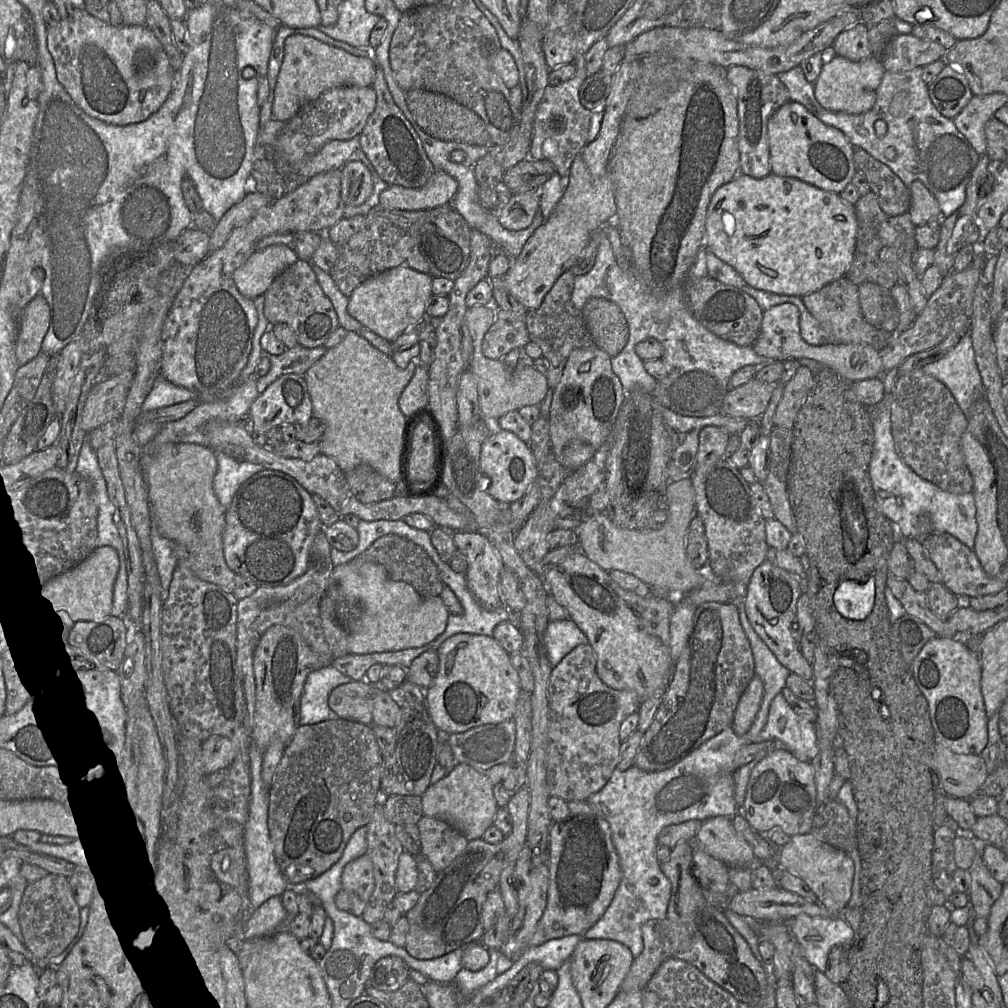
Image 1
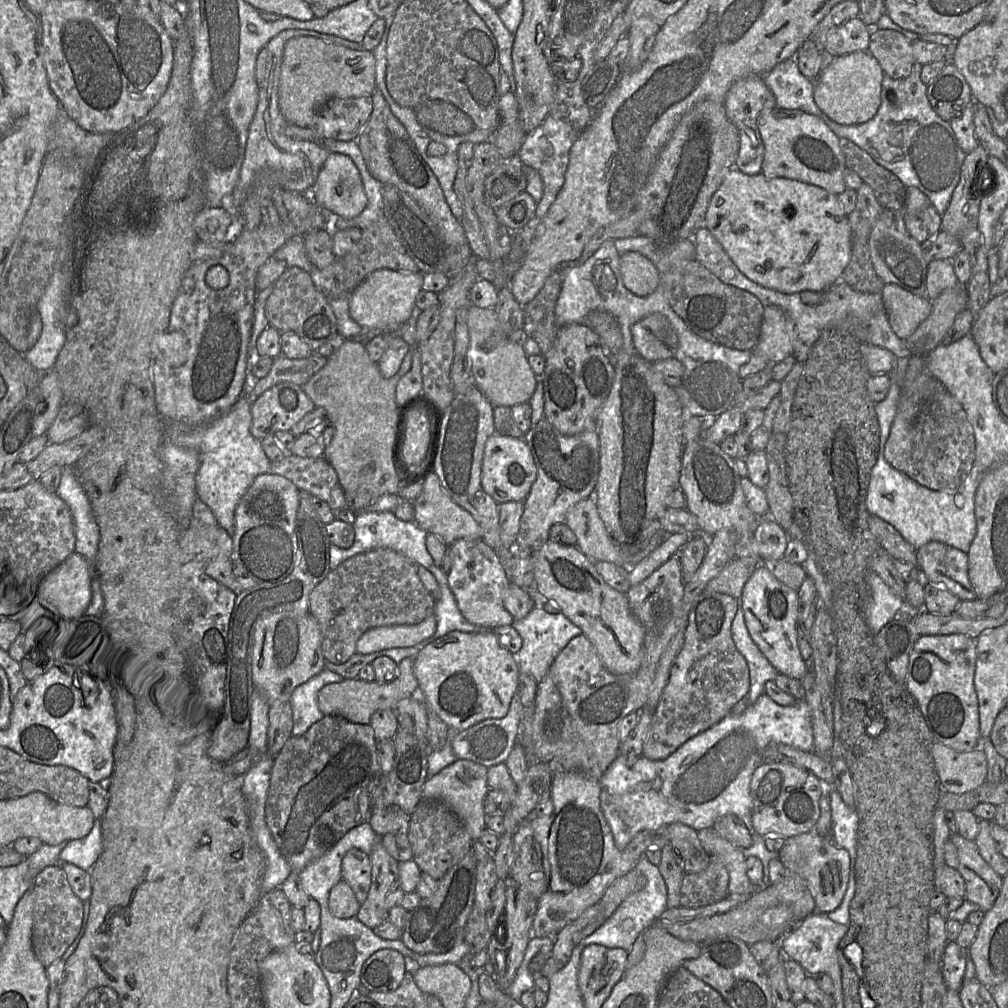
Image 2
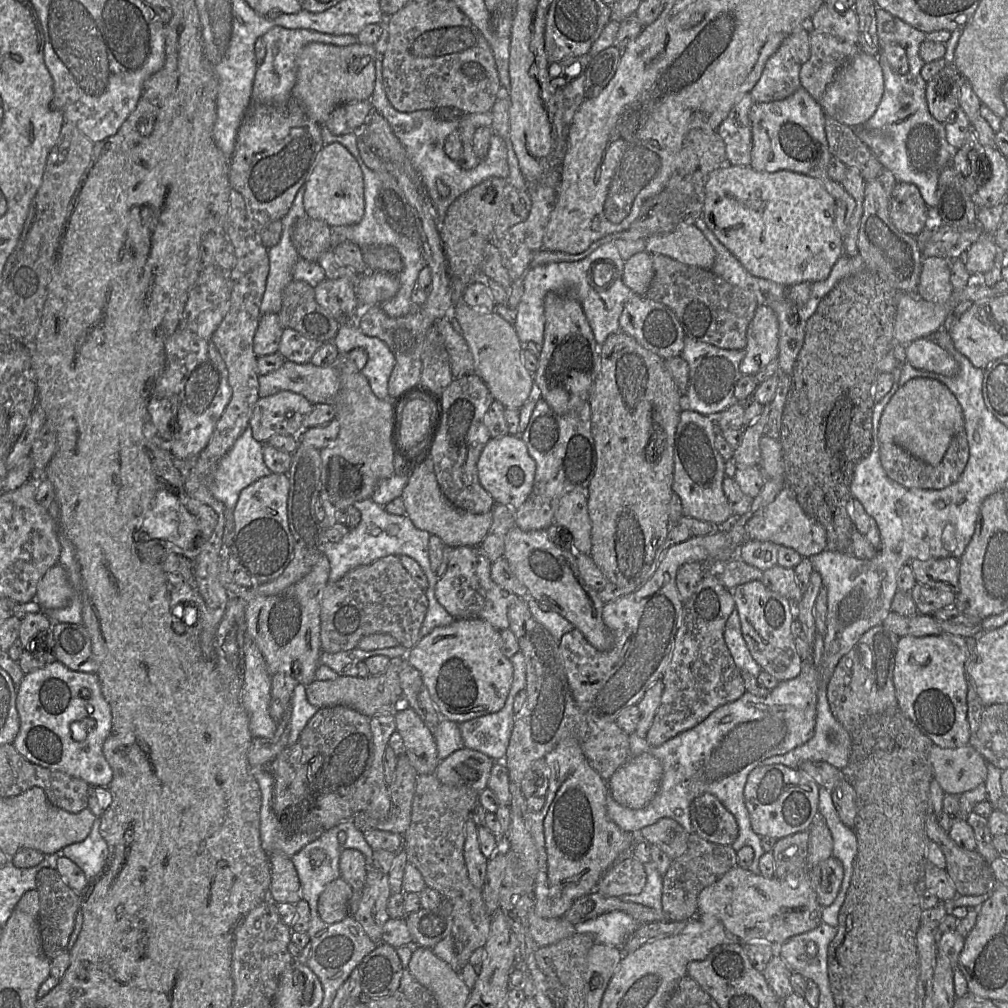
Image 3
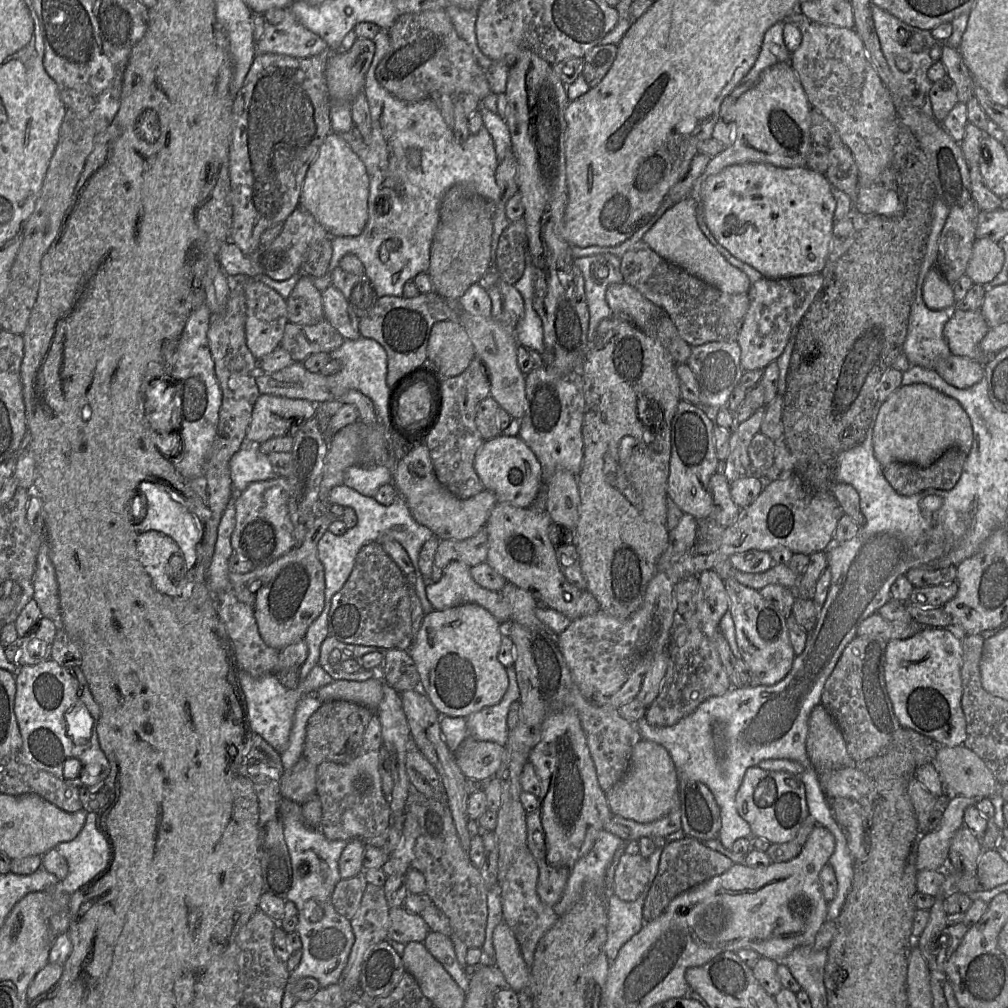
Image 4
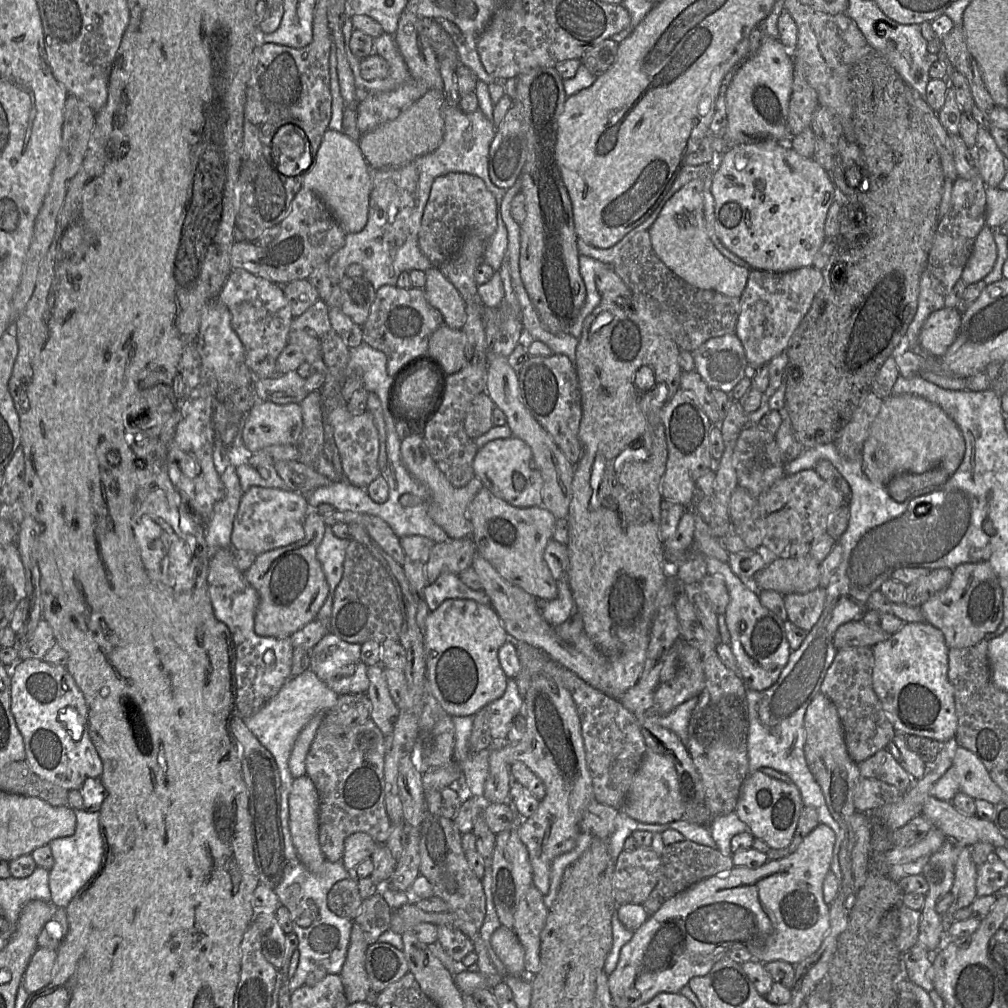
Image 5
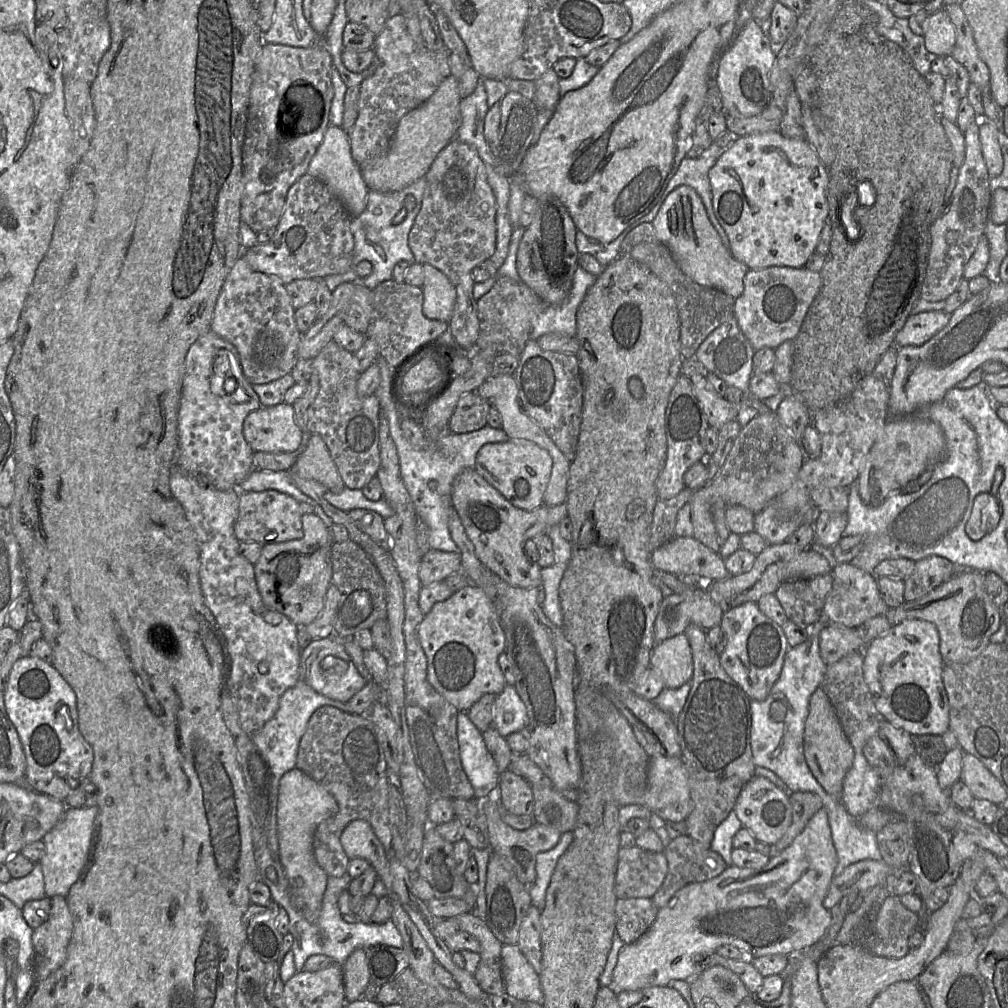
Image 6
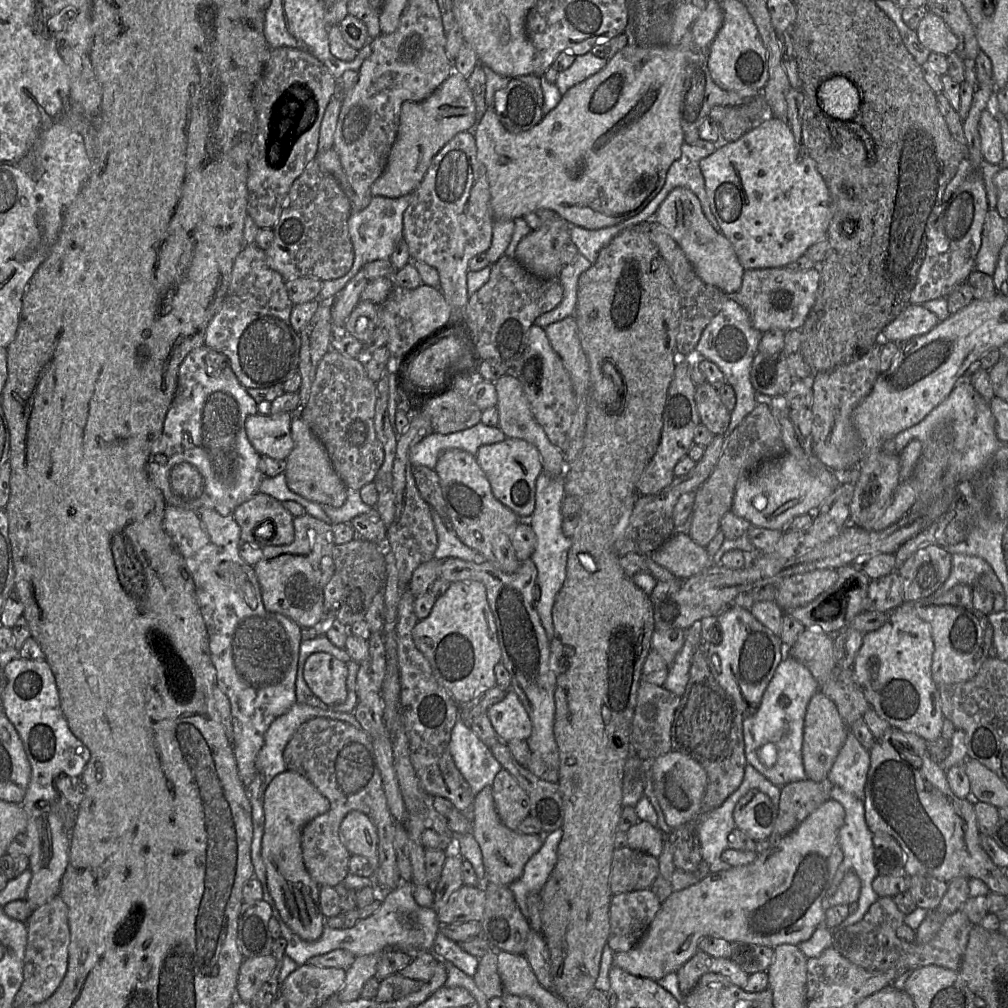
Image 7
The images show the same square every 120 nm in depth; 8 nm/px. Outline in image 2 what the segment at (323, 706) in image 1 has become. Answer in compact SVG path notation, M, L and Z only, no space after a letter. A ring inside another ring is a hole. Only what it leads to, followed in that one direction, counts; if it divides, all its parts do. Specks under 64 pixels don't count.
M325 668L321 673L295 689L291 697L293 736L303 735L315 722L325 716L318 708L318 692L325 685L339 683L344 679L341 675Z

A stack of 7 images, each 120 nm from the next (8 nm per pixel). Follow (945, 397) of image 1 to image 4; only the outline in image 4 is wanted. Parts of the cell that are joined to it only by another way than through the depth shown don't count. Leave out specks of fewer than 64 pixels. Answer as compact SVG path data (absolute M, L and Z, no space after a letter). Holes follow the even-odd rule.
M950 448L927 468L892 462L883 467L883 475L902 496L912 496L931 488L951 490L961 476L966 458L960 449Z

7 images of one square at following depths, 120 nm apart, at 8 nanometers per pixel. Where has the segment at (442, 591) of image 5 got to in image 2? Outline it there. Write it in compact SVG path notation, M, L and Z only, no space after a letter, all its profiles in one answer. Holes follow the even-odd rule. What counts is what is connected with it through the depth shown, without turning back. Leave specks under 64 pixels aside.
M458 539L449 547L452 566L447 574L448 585L463 617L471 624L491 630L511 626L514 619L503 604L509 580L494 550L482 539Z

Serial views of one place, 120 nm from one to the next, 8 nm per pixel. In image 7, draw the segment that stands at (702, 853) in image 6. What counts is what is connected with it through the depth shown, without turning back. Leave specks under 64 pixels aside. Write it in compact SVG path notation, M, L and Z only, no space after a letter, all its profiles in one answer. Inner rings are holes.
M665 840L663 851L657 859L659 873L651 886L651 890L661 903L672 893L698 883L711 873L709 865L704 861L693 871L677 868L673 863L672 844L668 840Z

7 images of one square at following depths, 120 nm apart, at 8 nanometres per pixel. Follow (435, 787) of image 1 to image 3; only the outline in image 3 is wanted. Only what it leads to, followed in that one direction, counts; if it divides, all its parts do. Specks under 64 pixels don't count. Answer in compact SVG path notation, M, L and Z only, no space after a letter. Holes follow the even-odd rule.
M464 747L440 761L434 775L444 784L480 793L487 788L494 763L485 754Z

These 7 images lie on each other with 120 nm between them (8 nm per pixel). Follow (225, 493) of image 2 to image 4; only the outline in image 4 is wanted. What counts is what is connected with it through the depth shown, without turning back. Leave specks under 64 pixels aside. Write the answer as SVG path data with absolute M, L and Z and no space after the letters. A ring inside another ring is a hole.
M245 442L230 461L230 477L234 495L243 492L253 482L270 480L277 476L268 455L249 442Z

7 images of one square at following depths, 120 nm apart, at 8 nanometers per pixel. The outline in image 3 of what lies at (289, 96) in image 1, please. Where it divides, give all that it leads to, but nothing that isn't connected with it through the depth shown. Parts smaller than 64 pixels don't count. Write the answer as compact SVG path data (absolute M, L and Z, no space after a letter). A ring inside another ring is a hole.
M360 42L350 46L308 43L297 55L296 79L291 97L302 105L312 121L323 125L337 106L370 100L376 80L375 61L374 46Z

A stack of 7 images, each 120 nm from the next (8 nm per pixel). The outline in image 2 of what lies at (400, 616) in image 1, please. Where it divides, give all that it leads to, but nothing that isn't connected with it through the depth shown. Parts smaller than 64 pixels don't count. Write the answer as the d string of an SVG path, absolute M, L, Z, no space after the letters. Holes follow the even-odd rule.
M432 614L416 625L372 628L357 641L356 653L370 654L391 648L412 647L433 636L436 627L437 621Z

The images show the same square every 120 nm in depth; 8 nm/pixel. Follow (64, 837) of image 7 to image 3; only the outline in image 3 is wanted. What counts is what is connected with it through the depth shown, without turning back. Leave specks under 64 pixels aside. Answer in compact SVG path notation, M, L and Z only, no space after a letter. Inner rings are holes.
M59 661L25 674L17 687L16 710L19 732L12 745L28 761L84 780L89 785L108 787L113 770L103 753L103 745L112 729L111 708L105 700L96 673L74 671Z

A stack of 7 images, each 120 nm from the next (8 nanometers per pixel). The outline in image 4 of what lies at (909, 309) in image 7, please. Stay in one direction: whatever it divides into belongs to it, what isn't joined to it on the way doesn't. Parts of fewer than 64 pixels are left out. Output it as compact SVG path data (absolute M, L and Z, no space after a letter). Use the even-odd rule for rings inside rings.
M980 310L953 311L943 330L951 354L979 361L983 365L988 361L988 356L982 354L979 344L987 332L988 325Z

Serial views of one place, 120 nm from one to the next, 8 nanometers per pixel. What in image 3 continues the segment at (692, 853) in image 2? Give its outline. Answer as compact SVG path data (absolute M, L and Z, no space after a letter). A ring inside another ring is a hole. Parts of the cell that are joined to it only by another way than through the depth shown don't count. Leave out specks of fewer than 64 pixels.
M662 818L655 824L632 833L634 842L643 841L658 846L672 860L687 850L689 833L675 820Z

